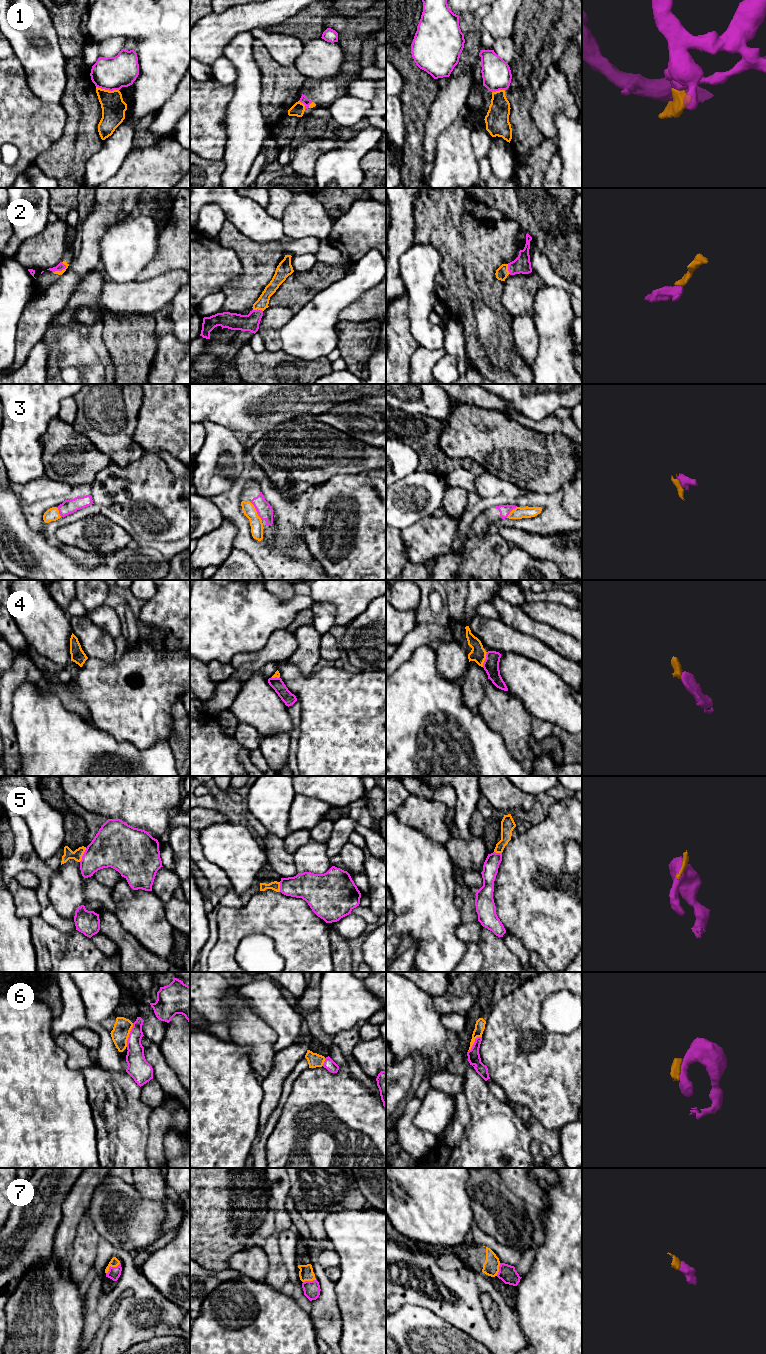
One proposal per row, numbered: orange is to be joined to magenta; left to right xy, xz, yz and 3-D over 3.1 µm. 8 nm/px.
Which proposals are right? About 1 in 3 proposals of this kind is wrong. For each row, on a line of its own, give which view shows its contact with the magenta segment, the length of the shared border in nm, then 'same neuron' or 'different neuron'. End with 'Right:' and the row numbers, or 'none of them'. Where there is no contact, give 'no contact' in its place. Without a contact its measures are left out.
1: xy | 190 nm | different neuron
2: xy | 130 nm | same neuron
3: xz | 190 nm | same neuron
4: yz | 130 nm | same neuron
5: xy | 130 nm | different neuron
6: xy | 200 nm | different neuron
7: xy | 150 nm | same neuron
Right: 2, 3, 4, 7

